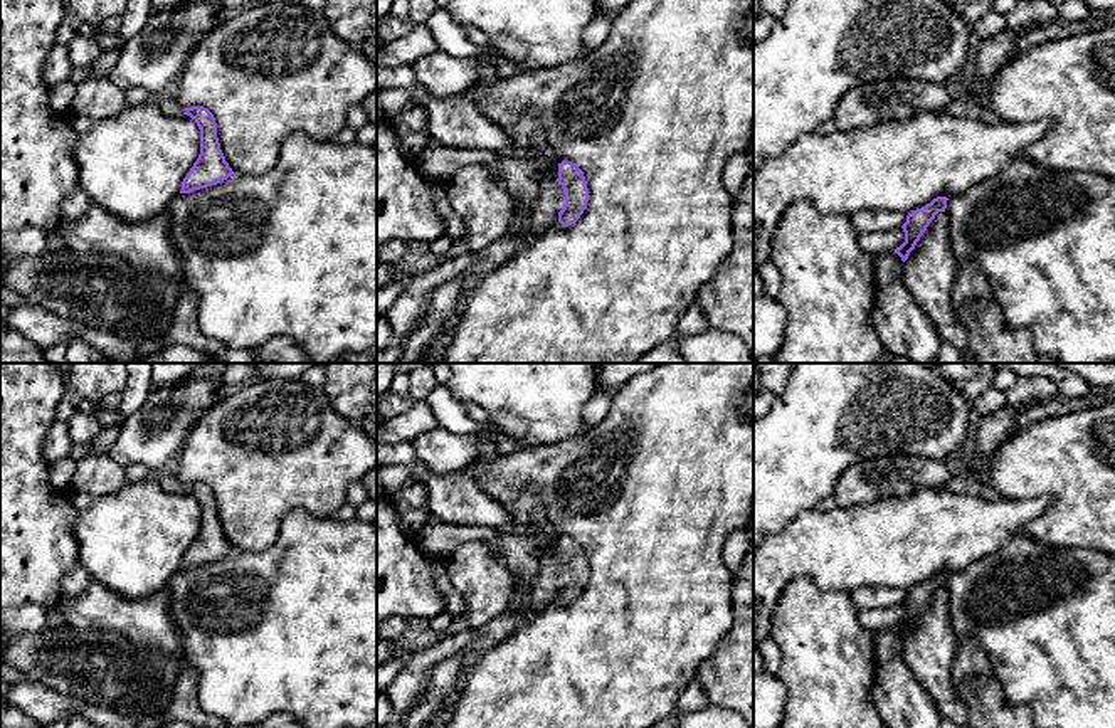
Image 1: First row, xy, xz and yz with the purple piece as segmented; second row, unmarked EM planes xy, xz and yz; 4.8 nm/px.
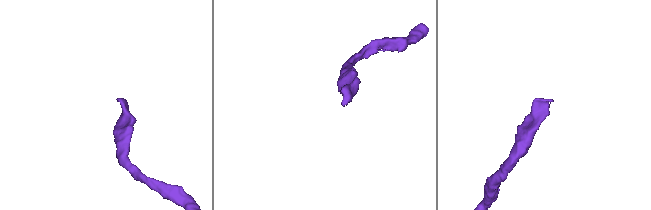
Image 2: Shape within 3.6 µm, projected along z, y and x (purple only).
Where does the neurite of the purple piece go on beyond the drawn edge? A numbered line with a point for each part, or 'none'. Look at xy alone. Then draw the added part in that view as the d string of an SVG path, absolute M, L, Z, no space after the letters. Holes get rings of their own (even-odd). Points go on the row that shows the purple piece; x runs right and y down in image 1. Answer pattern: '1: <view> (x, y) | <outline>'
1: xy (169, 105) | M172 91L161 94L156 103L165 114L180 116L185 113L185 108L180 106Z

